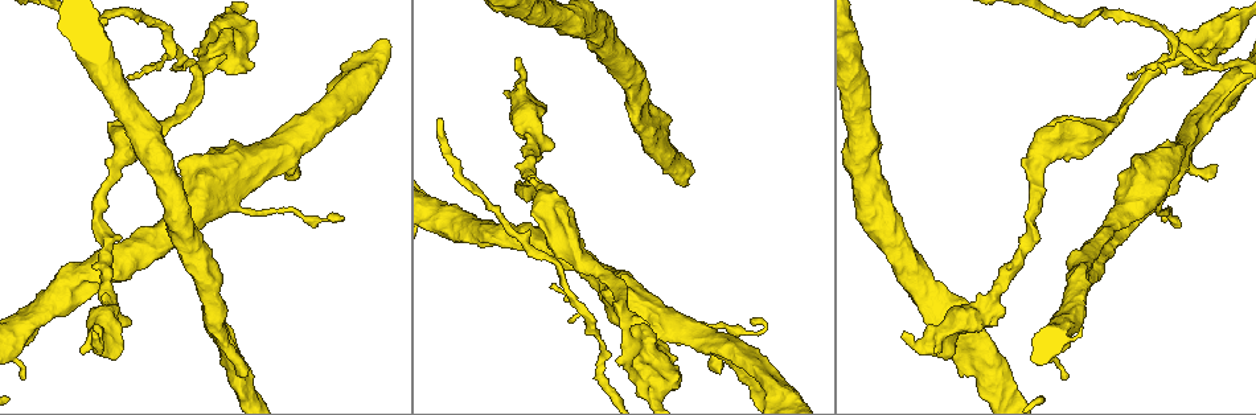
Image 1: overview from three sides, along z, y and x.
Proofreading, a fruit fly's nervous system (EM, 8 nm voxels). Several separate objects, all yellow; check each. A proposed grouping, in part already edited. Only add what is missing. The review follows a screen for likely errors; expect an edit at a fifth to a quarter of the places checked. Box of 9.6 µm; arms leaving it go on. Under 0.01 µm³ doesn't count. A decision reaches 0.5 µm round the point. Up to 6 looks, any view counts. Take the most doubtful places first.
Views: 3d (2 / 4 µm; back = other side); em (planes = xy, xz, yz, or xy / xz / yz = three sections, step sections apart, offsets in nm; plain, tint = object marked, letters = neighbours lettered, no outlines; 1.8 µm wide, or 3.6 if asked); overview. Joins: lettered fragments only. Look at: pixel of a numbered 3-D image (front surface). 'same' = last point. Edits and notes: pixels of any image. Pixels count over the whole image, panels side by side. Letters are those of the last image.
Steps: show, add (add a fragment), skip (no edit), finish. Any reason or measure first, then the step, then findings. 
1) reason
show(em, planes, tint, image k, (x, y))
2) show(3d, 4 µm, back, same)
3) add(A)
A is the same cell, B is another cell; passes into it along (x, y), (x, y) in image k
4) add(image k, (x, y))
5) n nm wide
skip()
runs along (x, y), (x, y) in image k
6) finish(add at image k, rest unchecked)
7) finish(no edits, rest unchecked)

free end
show(3d, 4 µm, image 1, (551, 148))

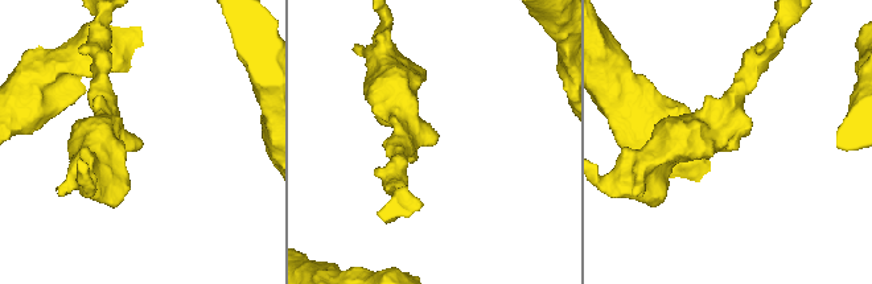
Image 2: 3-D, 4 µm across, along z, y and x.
now the EM
show(em, planes, letters, image 2, (731, 151))

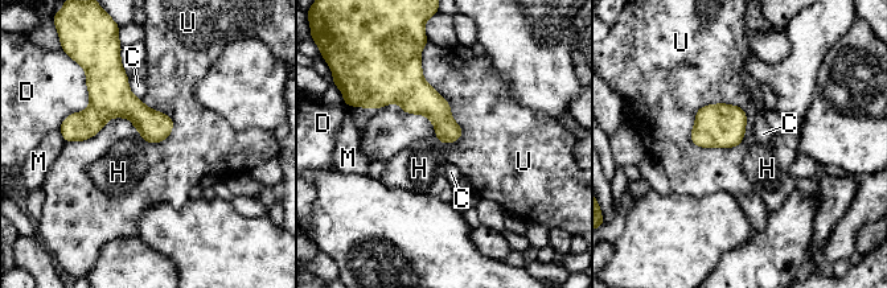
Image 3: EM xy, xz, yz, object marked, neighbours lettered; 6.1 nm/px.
skip()
C, D, H, M and U are other cells; border along (746, 111), (705, 105), (689, 139) in image 3; none of them fits

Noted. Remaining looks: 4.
branch stops here
show(3d, 4 µm, back, image 1, (1217, 166))

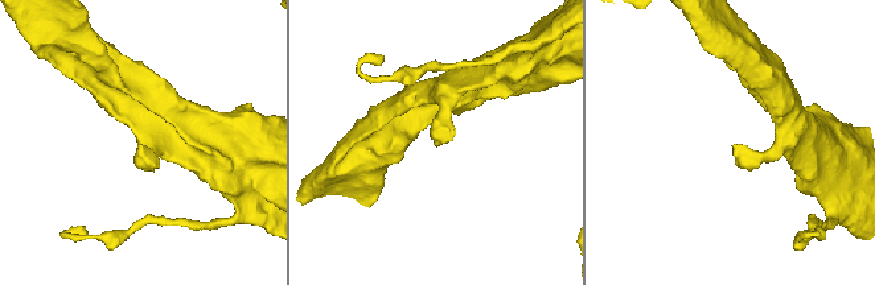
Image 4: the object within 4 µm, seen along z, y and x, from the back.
need the tissue
show(em, planes, plain, image 4, (435, 144))

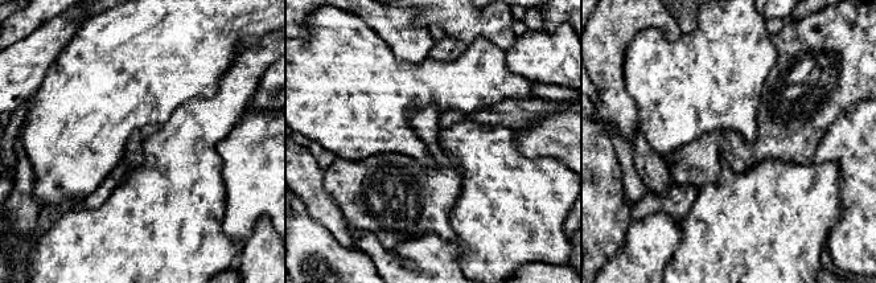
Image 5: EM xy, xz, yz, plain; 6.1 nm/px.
show(em, planes, letters, same)

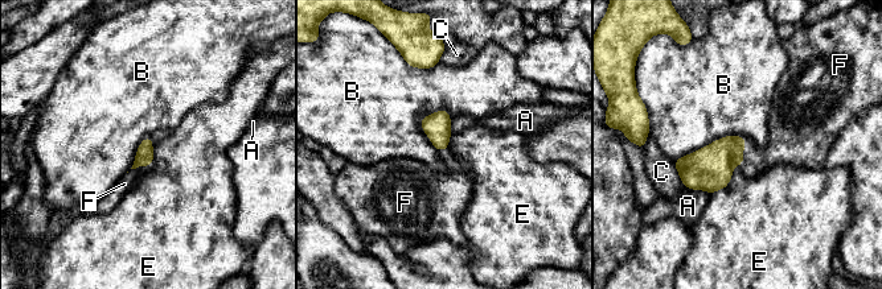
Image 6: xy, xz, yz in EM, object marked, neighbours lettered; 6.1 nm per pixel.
add(F)
F is the same cell, A, B, C and E are other cells; passes into it along (144, 156), (140, 165), (124, 184) in image 6; the neuron continues

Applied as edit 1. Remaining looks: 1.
finish(add at image 6, rest unchecked)

